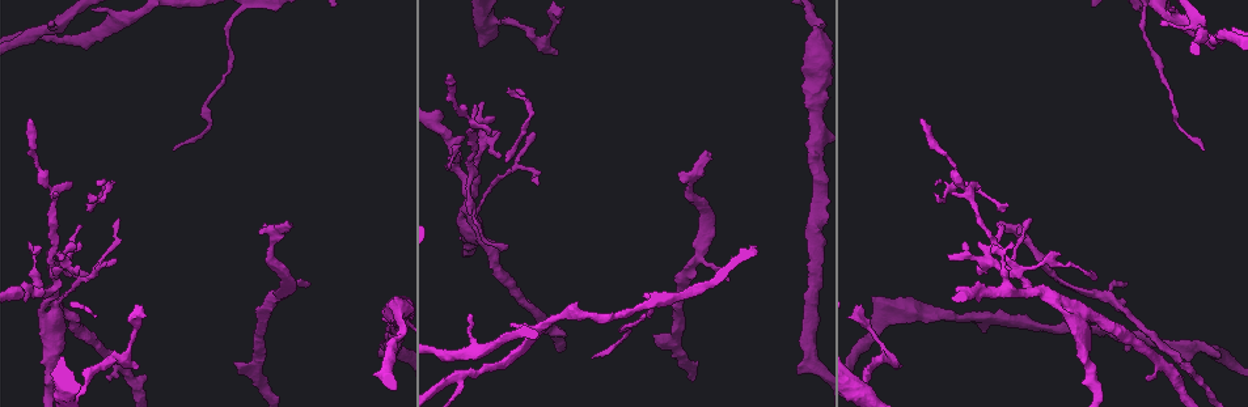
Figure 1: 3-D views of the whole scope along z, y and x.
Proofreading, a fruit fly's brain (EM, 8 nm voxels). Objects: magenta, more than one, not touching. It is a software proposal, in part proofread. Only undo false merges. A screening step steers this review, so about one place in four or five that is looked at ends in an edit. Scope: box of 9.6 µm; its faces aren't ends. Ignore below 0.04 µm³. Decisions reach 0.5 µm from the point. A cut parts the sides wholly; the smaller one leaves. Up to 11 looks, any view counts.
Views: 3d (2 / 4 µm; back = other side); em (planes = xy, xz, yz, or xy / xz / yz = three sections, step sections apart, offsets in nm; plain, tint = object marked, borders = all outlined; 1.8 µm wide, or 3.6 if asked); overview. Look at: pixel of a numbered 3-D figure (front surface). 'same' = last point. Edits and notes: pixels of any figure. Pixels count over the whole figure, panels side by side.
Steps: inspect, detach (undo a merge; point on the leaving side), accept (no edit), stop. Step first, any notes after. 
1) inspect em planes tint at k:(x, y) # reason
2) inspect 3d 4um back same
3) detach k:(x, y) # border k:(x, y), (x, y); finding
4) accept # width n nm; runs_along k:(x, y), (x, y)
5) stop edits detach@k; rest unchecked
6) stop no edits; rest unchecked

inspect em planes tint at 1:(505, 21) # side arm on a straight run

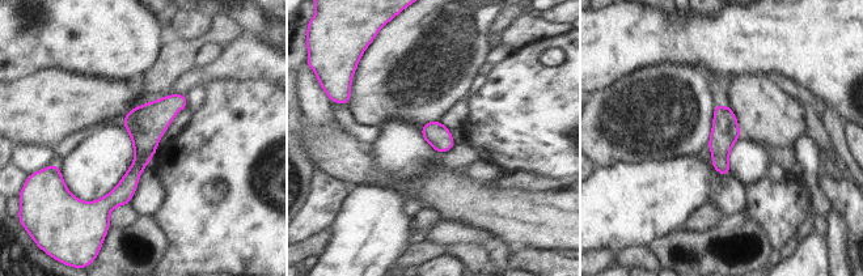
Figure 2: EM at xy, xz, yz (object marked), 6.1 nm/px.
accept # width 150 nm; runs_along 2:(182, 97), (100, 206); all the same neuron

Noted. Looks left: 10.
inspect 3d 4um back at 1:(1032, 290) # two arms in line, one across

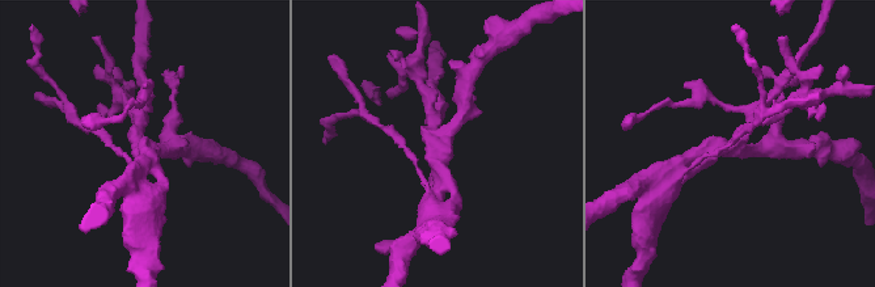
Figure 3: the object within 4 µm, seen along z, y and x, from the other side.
inspect em planes tint at 3:(145, 146) # shape alone is not enough

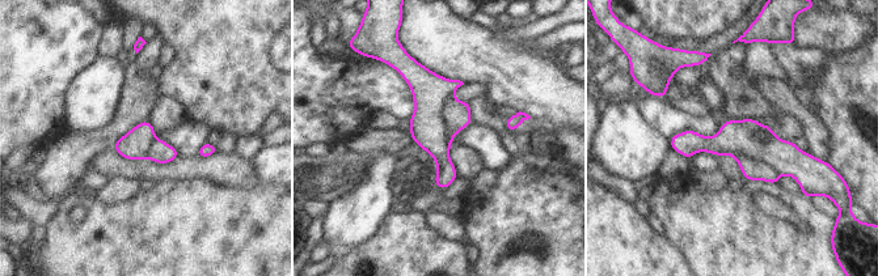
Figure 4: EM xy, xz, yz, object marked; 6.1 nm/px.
detach 4:(456, 115) # border 4:(452, 90), (442, 113), (448, 144); a second neuron is stuck on

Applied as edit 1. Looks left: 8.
inspect overview

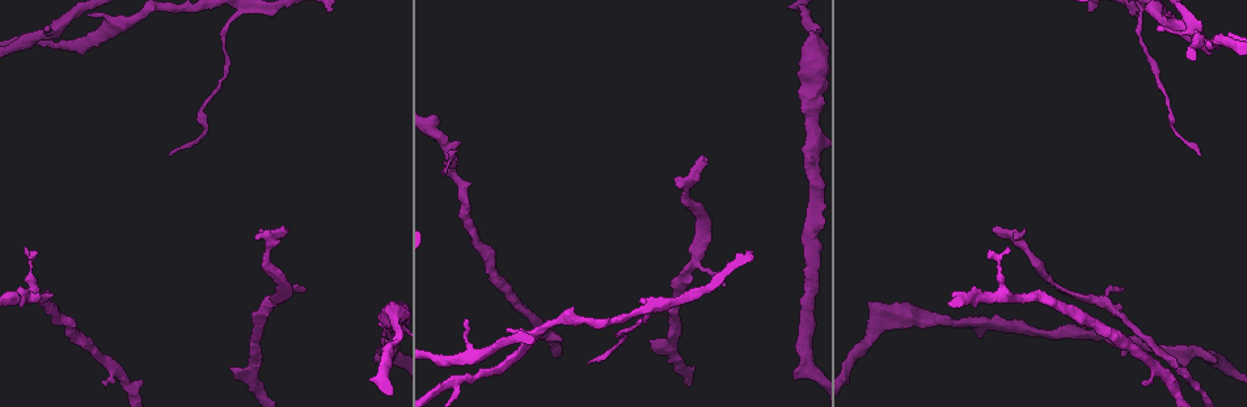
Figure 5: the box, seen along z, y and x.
inspect 3d 4um at 5:(1219, 39) # three arms meet

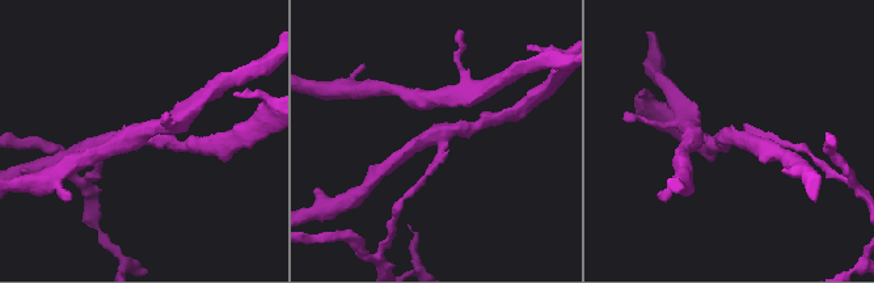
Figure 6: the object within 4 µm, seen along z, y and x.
inspect em planes plain at 6:(444, 130) # arms 3

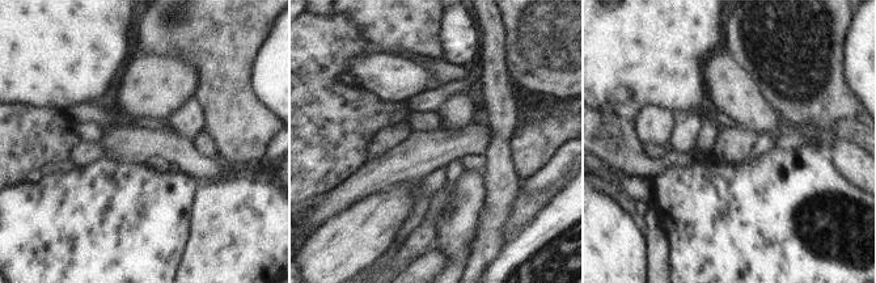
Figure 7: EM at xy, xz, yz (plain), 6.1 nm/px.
inspect em planes borders same # see the neighbours

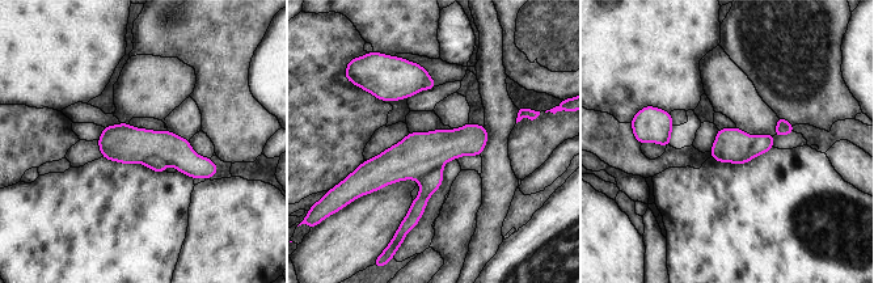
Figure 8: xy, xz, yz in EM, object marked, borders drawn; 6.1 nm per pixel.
detach 8:(761, 143) # border 8:(752, 136), (744, 152), (731, 161); a second neuron is stuck on

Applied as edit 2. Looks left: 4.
inspect overview

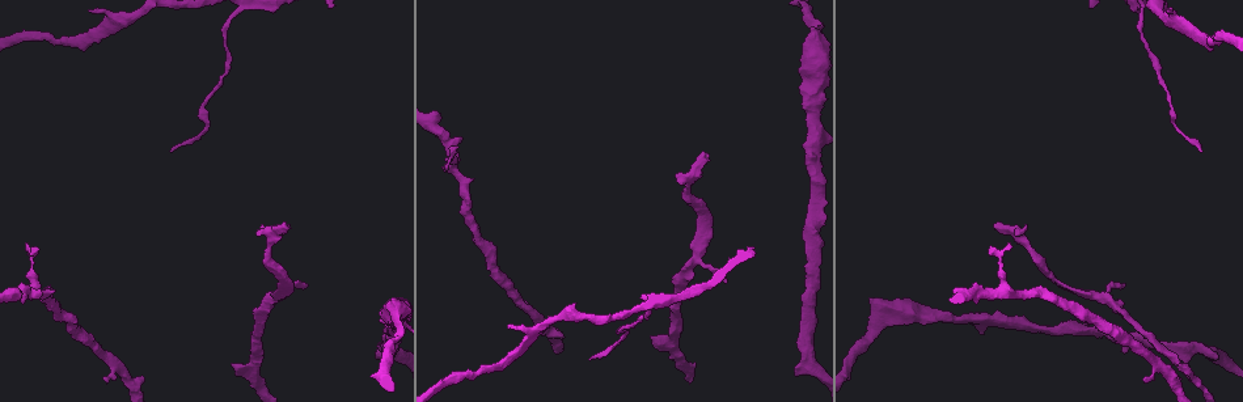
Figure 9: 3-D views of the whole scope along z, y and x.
inspect 3d 2um at 9:(979, 316) # sharp bend

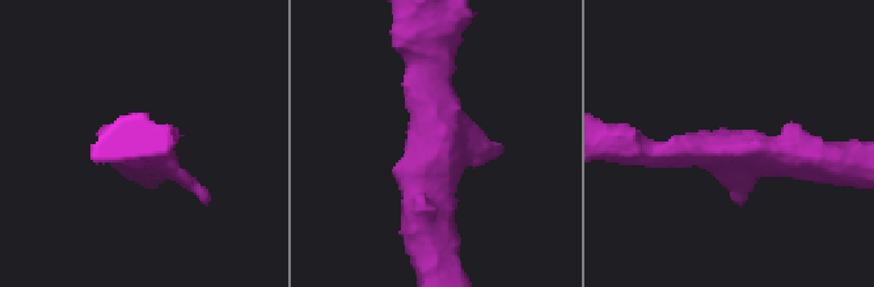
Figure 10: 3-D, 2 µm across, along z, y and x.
inspect em planes tint at 10:(431, 146) # need the tissue

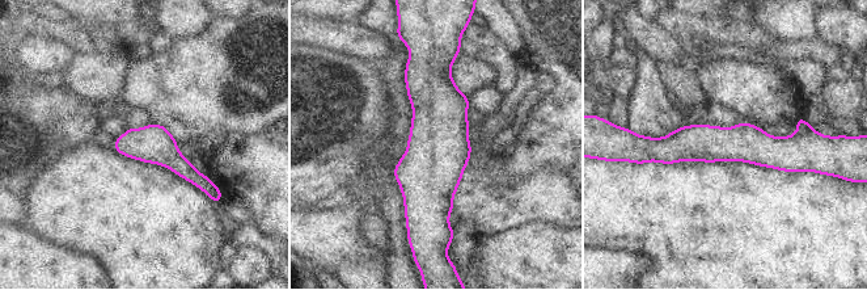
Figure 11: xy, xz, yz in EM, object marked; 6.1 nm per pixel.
accept # runs_along 11:(808, 137), (796, 146), (651, 150); continuous, no second neuron

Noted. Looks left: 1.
stop edits detach@4, detach@8; rest unchecked

